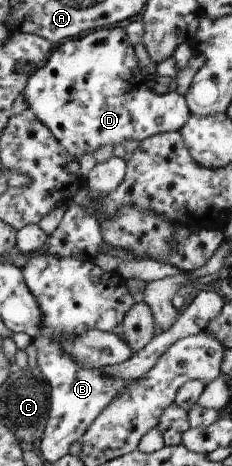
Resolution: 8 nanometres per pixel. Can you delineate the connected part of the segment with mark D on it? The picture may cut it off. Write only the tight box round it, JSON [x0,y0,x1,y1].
[24,26,192,160]

